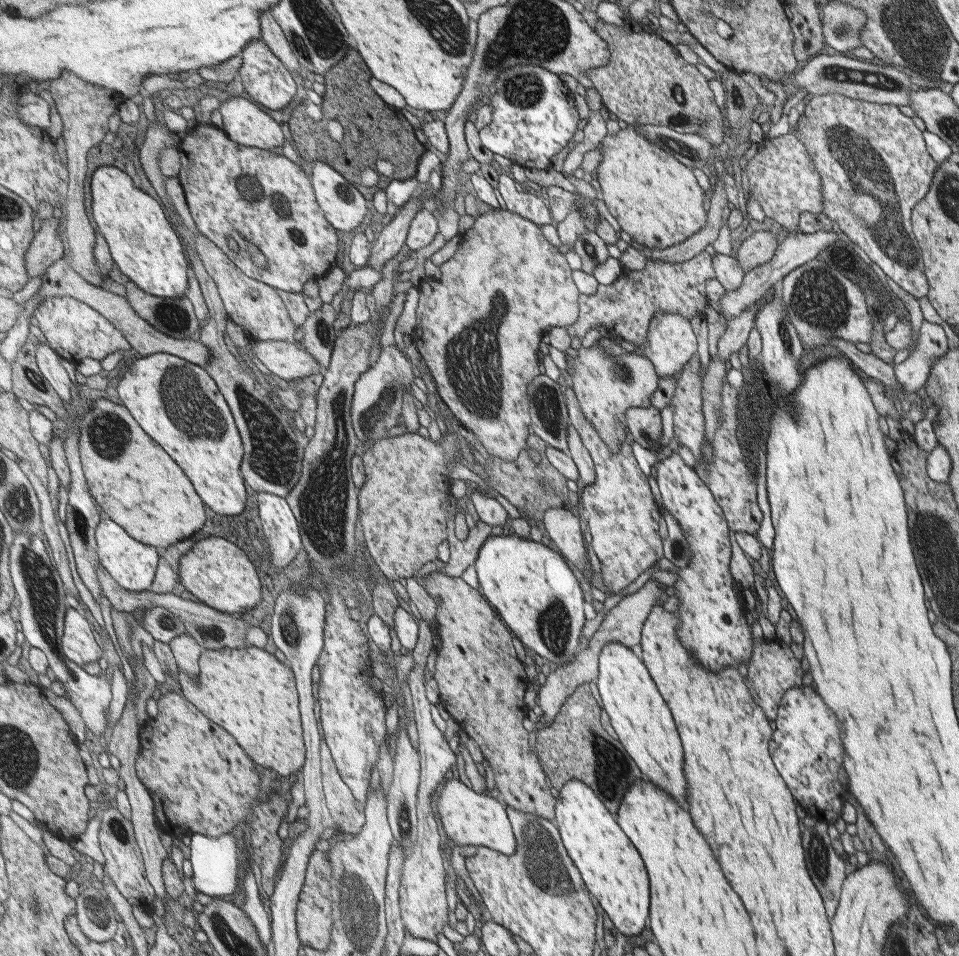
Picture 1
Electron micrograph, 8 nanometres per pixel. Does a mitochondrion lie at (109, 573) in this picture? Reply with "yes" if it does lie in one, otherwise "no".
no

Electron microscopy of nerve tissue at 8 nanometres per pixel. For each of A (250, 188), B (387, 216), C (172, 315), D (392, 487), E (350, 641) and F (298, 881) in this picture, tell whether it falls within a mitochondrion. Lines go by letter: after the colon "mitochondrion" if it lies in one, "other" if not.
A: mitochondrion
B: other
C: mitochondrion
D: other
E: other
F: other

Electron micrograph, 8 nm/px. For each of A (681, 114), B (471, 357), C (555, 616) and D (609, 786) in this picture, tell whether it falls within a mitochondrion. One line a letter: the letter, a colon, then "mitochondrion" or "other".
A: mitochondrion
B: mitochondrion
C: mitochondrion
D: mitochondrion

